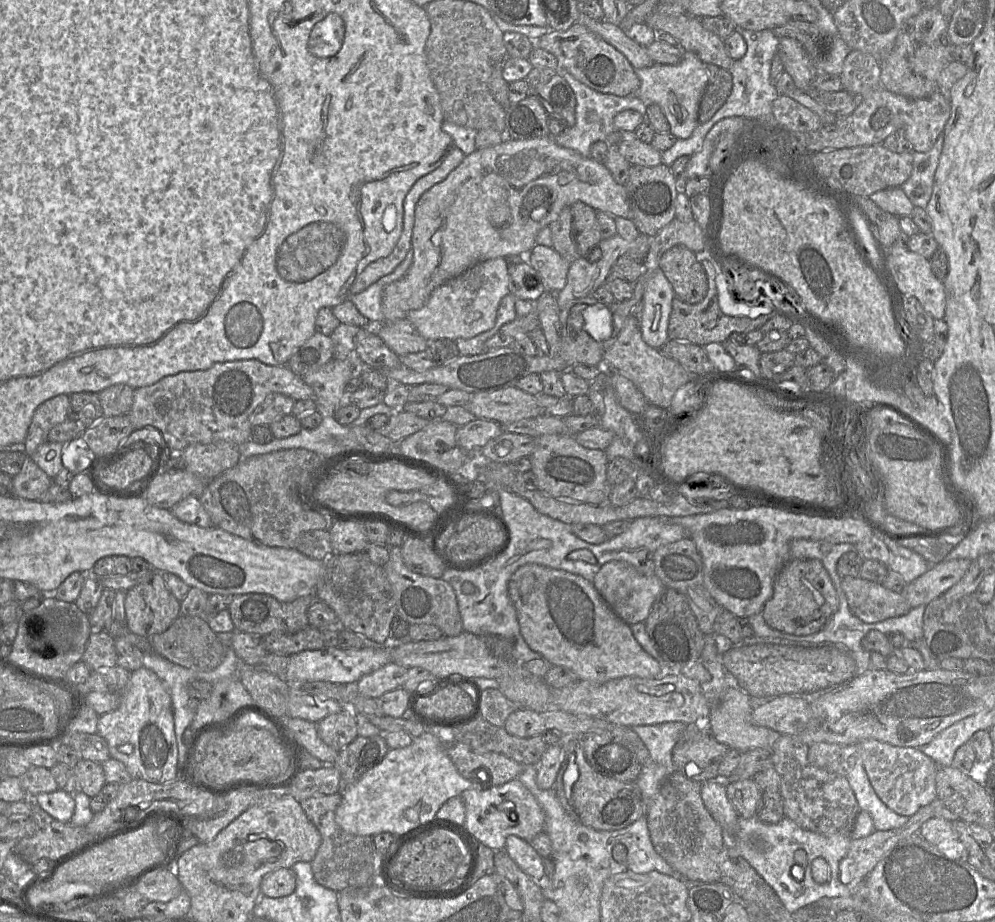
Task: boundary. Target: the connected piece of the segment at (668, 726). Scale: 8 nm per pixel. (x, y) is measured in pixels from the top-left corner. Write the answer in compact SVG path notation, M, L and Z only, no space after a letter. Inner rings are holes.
M665 722L655 725L633 727L650 752L653 762L675 770L672 760L673 749L688 726L683 722Z

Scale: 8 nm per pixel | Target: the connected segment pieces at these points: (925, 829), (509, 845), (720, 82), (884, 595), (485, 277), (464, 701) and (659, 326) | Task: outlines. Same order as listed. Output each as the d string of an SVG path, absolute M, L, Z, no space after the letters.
M933 817L922 824L919 833L948 858L967 861L968 851L960 841L951 821Z
M510 835L506 839L505 850L511 859L536 881L541 880L545 874L543 858L526 840Z
M714 64L706 65L708 83L700 101L698 123L709 121L729 97L733 81L729 70Z
M841 577L851 612L866 623L905 615L911 606L901 593L861 577Z
M505 258L482 261L437 287L426 304L408 312L406 319L428 342L471 339L495 325L500 302L509 293L509 272Z
M448 686L431 696L420 698L416 709L422 716L438 721L461 720L473 713L470 697L459 686Z
M658 268L645 284L639 318L642 339L650 347L660 350L669 340L668 322L674 297L671 284Z

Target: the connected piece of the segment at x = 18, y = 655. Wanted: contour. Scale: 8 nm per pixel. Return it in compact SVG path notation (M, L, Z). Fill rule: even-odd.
M43 594L38 607L22 612L17 622L17 634L7 659L30 674L49 680L64 677L76 662L82 660L89 636L94 630L89 615L81 612L74 603L67 603L47 594Z

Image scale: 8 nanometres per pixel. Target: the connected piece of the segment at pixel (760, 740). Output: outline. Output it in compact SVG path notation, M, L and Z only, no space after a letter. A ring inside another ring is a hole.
M731 685L725 691L717 706L712 707L706 722L706 728L711 735L721 744L730 749L747 752L755 748L772 749L775 742L781 736L772 729L757 726L752 723L752 698L738 685Z

